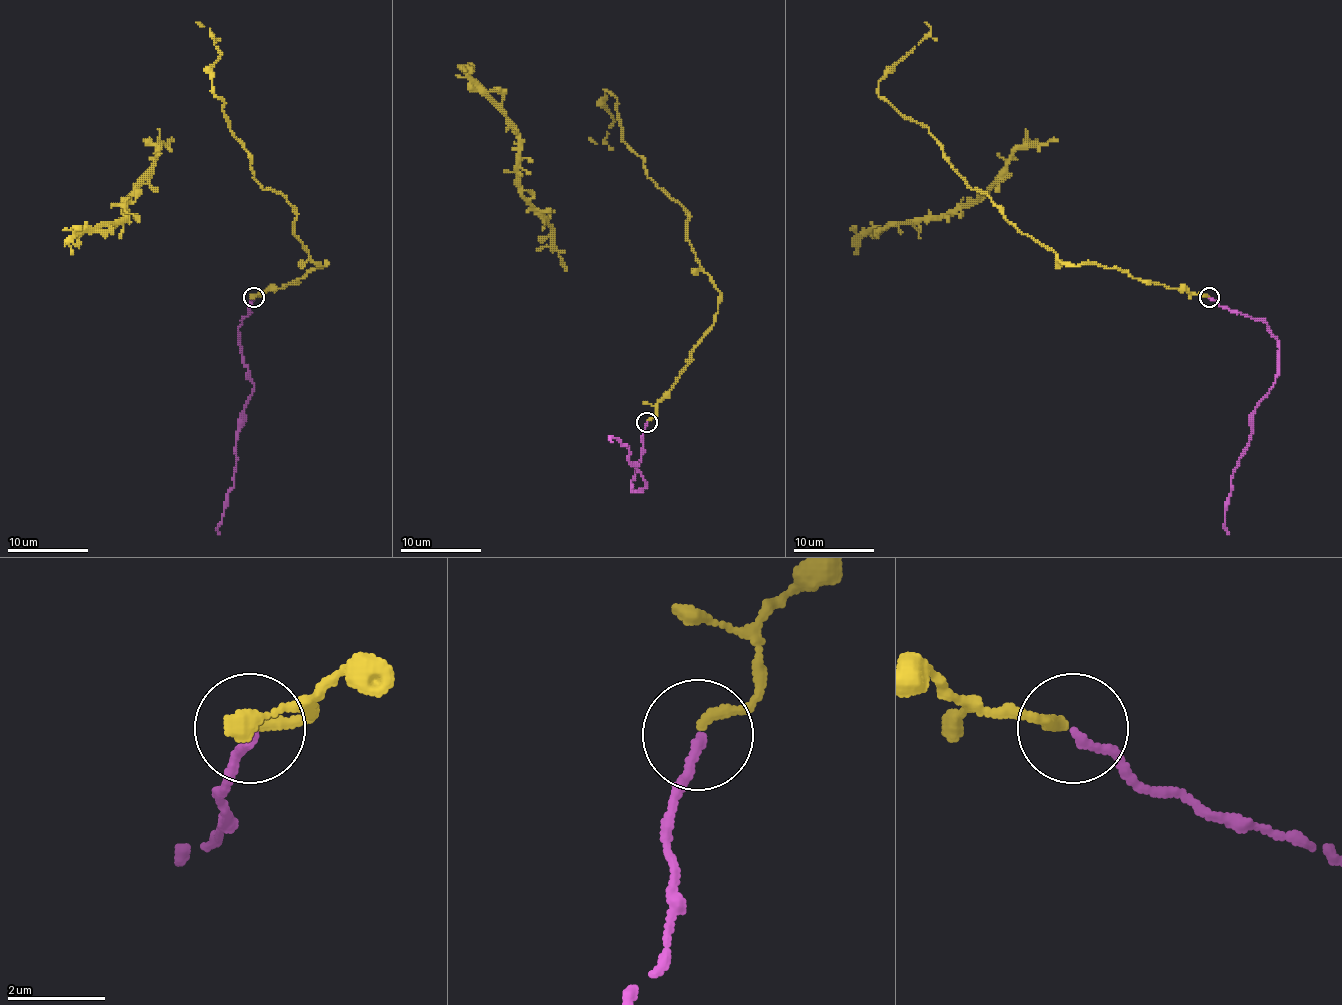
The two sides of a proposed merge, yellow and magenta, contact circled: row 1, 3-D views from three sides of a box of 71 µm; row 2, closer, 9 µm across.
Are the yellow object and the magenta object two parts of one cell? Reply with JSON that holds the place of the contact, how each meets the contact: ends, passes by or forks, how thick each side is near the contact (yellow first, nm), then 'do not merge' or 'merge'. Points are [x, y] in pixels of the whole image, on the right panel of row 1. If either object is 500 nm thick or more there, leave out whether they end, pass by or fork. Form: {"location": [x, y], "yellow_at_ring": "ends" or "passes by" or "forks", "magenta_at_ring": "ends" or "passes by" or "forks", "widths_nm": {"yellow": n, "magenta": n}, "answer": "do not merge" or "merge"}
{"location": [1209, 297], "yellow_at_ring": "ends", "magenta_at_ring": "ends", "widths_nm": {"yellow": 240, "magenta": 180}, "answer": "merge"}

